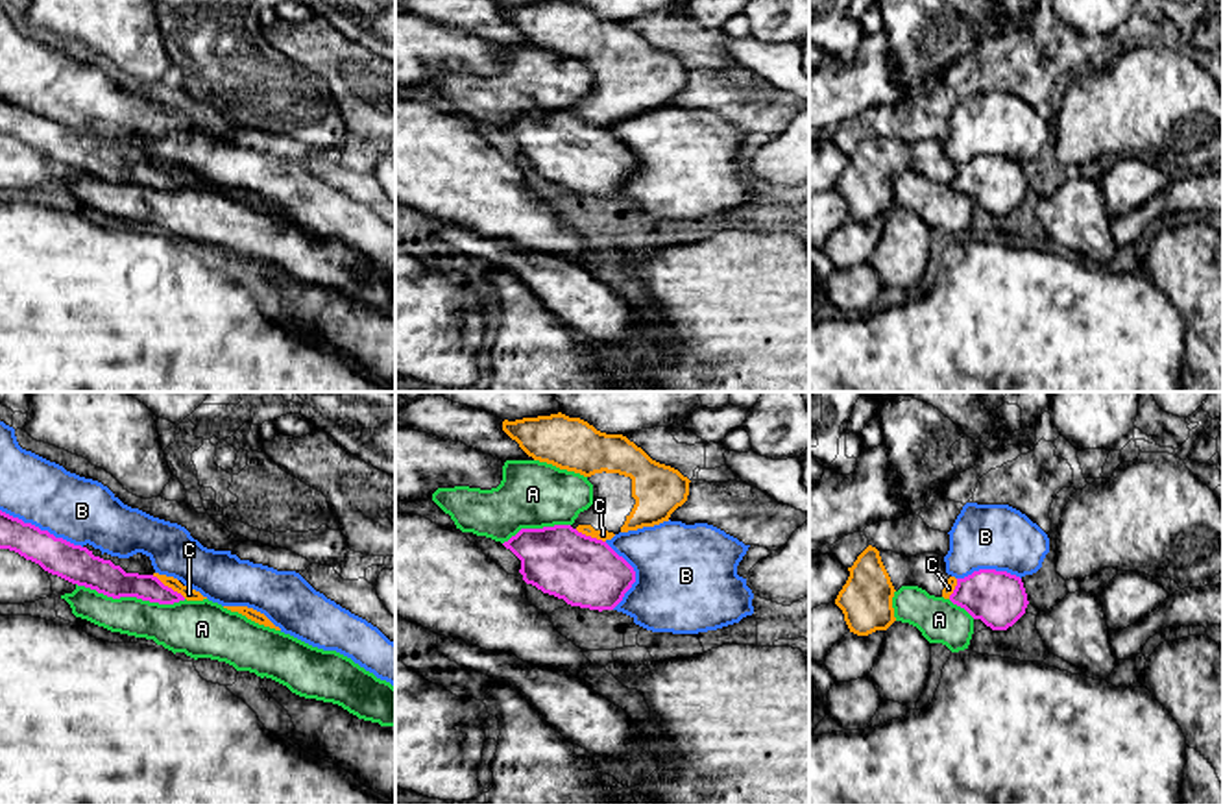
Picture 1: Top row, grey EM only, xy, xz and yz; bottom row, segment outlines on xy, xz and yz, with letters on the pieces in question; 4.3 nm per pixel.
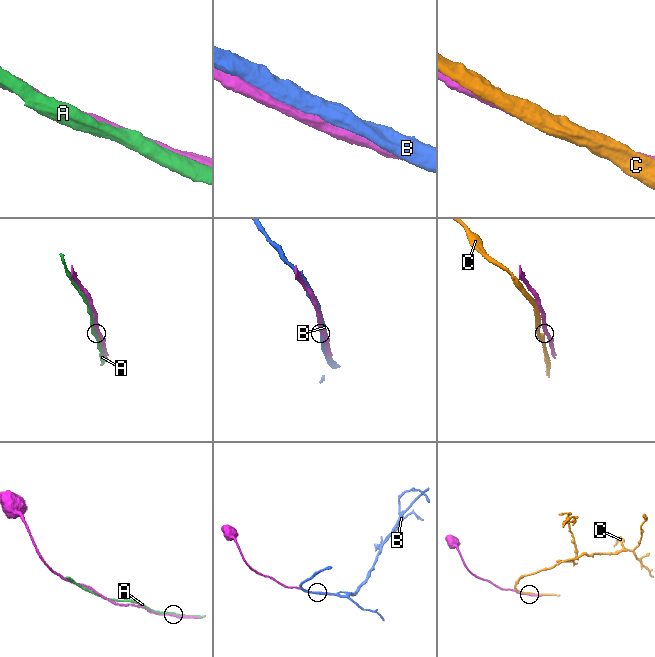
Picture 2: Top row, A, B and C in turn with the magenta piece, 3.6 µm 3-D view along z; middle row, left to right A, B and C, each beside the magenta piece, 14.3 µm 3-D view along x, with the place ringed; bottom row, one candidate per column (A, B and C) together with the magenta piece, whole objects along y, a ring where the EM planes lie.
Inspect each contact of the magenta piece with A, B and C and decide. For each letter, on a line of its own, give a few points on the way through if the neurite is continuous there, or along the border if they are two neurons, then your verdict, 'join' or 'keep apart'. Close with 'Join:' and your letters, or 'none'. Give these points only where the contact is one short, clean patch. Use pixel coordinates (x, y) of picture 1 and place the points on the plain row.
A: keep apart
B: join
C: border xy (152, 161), (185, 183); keep apart
Join: B

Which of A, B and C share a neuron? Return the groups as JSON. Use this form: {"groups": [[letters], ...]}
{"groups": [["A", "C"], ["B"]]}

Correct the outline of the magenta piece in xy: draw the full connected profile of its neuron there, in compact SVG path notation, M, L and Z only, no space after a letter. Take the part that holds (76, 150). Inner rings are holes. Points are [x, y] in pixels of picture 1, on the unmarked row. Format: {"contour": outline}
{"contour": "M0 7L0 135L15 137L52 161L113 185L137 183L159 190L185 187L153 161L126 159L111 146L94 142L87 129L118 144L142 139L155 159L174 163L222 192L253 194L281 218L312 233L336 237L395 274L395 229L366 205L316 177L299 159L277 157L240 146L231 137L203 133L185 113L131 94L102 68L22 35L15 15Z"}

